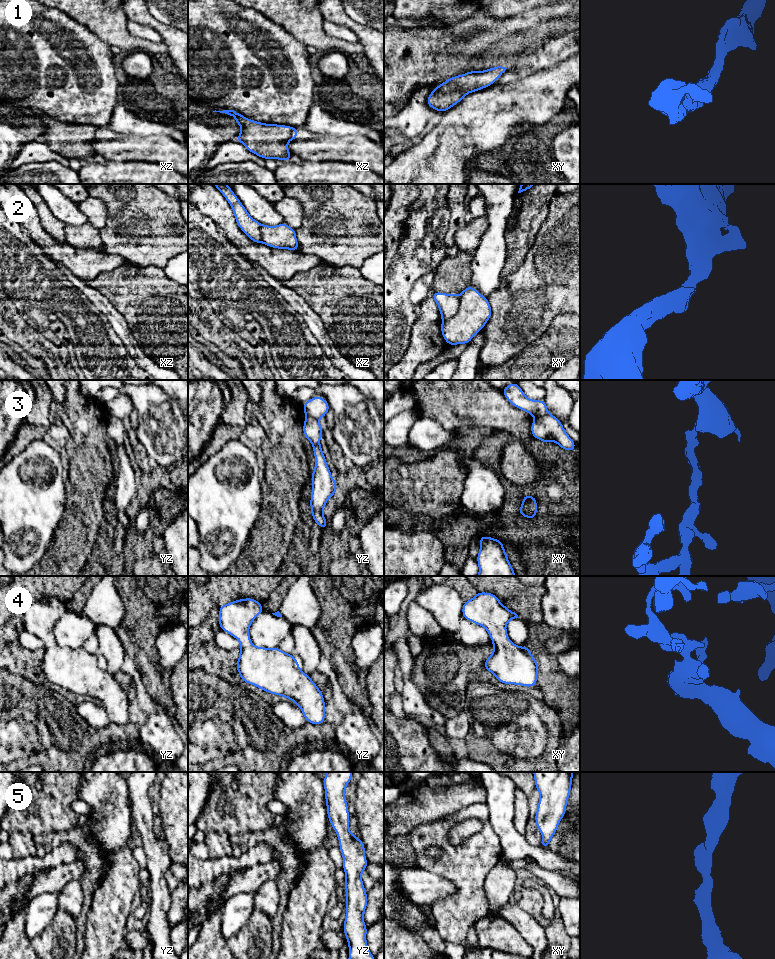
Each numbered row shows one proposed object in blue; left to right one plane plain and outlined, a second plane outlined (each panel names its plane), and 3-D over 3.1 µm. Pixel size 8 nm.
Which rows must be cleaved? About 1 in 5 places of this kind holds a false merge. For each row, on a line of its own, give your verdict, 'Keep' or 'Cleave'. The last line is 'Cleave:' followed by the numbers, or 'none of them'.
1: Keep
2: Cleave
3: Cleave
4: Keep
5: Keep
Cleave: 2, 3

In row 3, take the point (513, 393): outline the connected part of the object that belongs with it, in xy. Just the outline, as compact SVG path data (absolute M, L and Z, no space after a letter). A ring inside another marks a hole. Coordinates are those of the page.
M513 382L501 389L505 398L516 408L526 411L535 418L548 414L548 408L543 400L531 400L524 395L522 388Z

